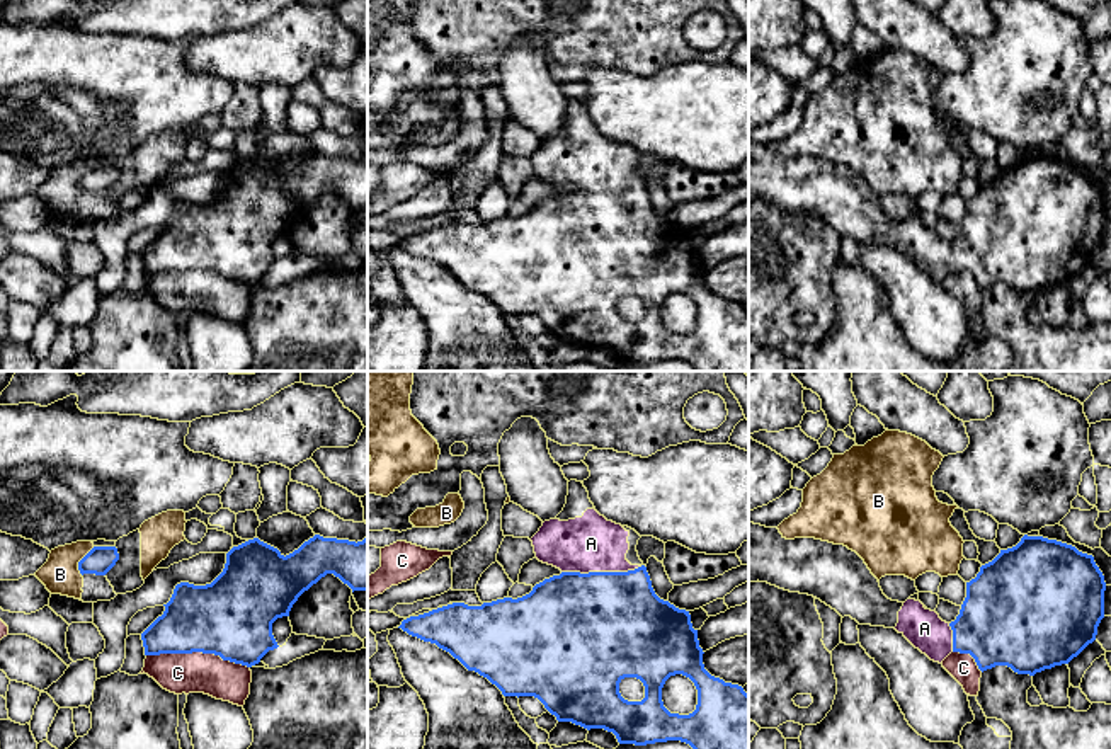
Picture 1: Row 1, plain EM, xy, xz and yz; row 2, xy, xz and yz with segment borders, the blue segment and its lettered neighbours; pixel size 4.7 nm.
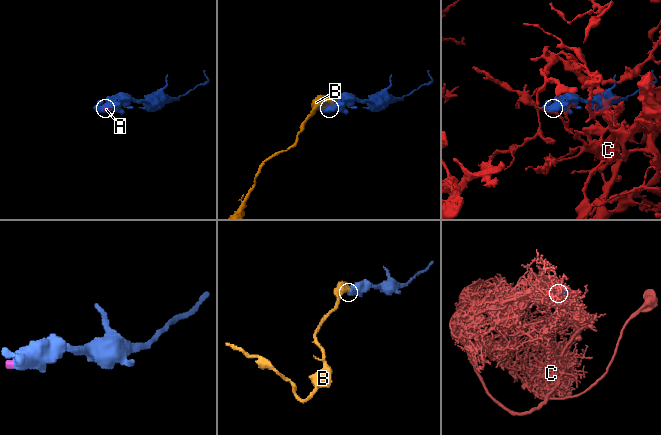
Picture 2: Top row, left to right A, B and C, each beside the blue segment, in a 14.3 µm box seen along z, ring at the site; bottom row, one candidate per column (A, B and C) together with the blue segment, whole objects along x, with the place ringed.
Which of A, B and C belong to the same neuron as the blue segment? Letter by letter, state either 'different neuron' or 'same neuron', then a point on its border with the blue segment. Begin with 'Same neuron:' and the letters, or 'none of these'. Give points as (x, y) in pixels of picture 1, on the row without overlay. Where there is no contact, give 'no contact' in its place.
Same neuron: A
A: same neuron; meets blue in xz at (601, 191)
B: different neuron; meets blue in xy at (80, 179)
C: different neuron; meets blue in xy at (198, 269)

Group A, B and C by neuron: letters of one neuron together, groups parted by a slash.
A / B / C

